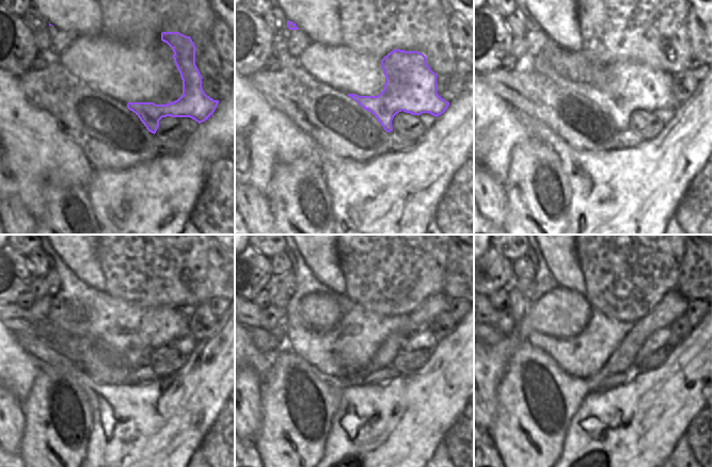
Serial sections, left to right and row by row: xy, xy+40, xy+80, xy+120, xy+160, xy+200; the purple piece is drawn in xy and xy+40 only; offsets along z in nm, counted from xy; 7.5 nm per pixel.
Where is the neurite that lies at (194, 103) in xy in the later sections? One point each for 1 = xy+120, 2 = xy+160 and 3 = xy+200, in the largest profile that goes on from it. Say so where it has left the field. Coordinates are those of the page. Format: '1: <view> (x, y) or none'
1: xy+120 (135, 332)
2: xy+160 (346, 350)
3: xy+200 (581, 356)

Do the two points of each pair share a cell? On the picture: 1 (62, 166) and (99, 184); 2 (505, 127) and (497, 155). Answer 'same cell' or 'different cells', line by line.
1: different cells
2: same cell

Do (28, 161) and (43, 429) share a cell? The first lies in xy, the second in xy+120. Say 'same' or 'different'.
different

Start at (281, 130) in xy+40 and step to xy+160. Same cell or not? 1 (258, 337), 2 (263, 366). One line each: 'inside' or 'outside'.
1: outside
2: inside

